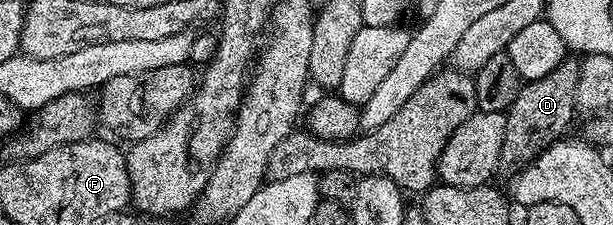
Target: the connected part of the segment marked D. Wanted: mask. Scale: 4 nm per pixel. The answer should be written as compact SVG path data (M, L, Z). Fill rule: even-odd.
M567 57L548 77L540 77L523 82L516 101L510 110L505 112L506 132L502 146L501 162L513 169L521 169L534 162L543 147L563 138L570 127L570 122L576 116L574 94L580 81L579 60Z

